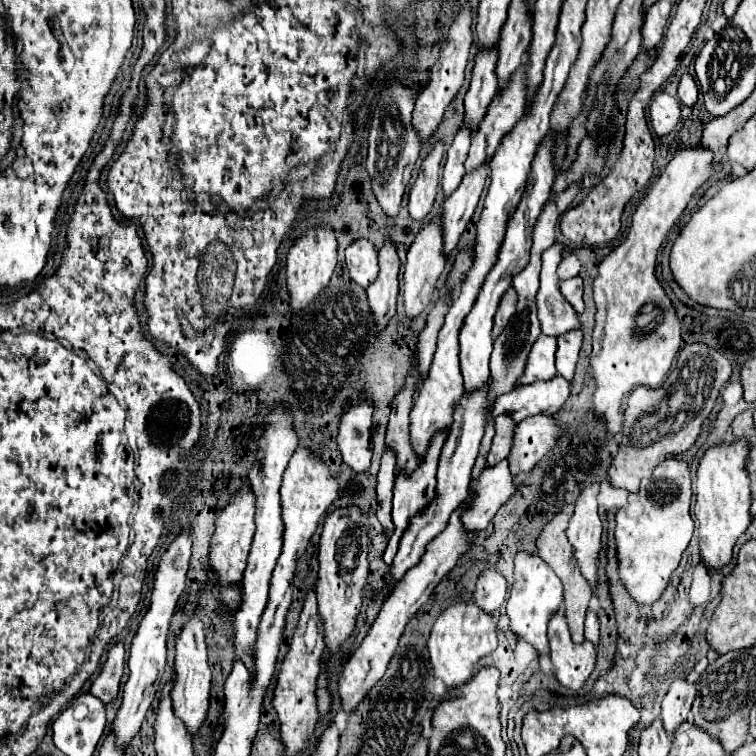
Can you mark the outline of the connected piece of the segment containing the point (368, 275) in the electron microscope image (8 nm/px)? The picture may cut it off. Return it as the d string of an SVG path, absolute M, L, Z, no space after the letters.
M360 237L352 241L346 247L346 265L350 271L350 277L360 285L368 287L378 275L378 257L376 257L376 247L372 241Z

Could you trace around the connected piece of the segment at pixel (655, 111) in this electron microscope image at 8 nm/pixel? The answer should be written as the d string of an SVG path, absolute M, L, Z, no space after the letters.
M656 93L650 103L650 125L658 137L668 135L680 119L680 103L668 93Z

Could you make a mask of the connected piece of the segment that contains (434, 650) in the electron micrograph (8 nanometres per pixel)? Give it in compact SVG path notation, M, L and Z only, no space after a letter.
M454 603L436 619L432 635L428 639L430 649L430 663L434 667L434 675L440 677L446 687L458 687L466 683L478 665L478 661L492 653L498 645L496 639L496 617L486 613L482 607L476 607L476 603Z

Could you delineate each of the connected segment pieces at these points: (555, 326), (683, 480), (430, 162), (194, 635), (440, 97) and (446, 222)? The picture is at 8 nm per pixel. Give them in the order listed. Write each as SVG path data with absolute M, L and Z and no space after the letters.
M554 243L542 255L542 273L540 273L540 291L538 291L538 319L542 323L544 335L562 335L572 329L580 328L576 311L562 297L556 277L556 267L562 259L564 245Z
M664 459L656 465L650 479L644 479L638 493L628 495L628 503L616 511L616 559L618 573L624 589L640 605L660 599L672 571L678 567L684 549L692 539L694 521L688 513L690 507L690 471L686 461Z
M438 139L432 145L430 153L424 157L420 173L414 181L414 185L410 187L408 209L410 209L412 219L416 219L416 221L424 221L434 205L434 197L438 191L438 171L440 171L440 161L442 161L444 149L446 149L444 141Z
M192 613L188 621L184 623L178 639L176 639L176 685L172 691L174 699L174 711L176 717L180 717L188 733L196 733L198 727L204 723L208 703L210 703L210 667L208 667L208 657L206 657L206 643L204 643L204 623L200 615Z
M464 7L458 13L458 17L454 19L454 23L450 25L448 41L444 43L438 61L430 69L430 81L428 81L426 89L416 99L416 107L414 107L414 113L412 113L412 123L414 123L416 133L420 135L422 143L426 143L432 137L438 123L442 121L442 115L444 115L448 103L454 99L454 95L458 93L458 89L464 81L464 69L466 69L468 55L470 55L470 45L472 45L472 13L470 13L470 7Z
M482 163L480 169L470 171L464 175L458 189L444 201L444 217L442 217L442 229L444 229L444 253L450 255L450 251L456 247L462 231L470 223L474 209L480 201L484 181L488 177L488 163Z

